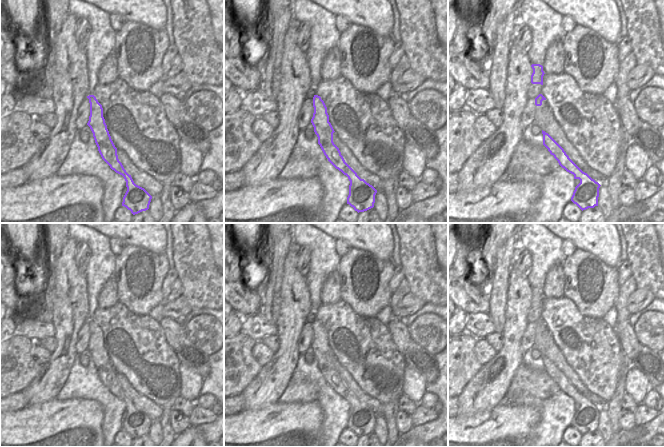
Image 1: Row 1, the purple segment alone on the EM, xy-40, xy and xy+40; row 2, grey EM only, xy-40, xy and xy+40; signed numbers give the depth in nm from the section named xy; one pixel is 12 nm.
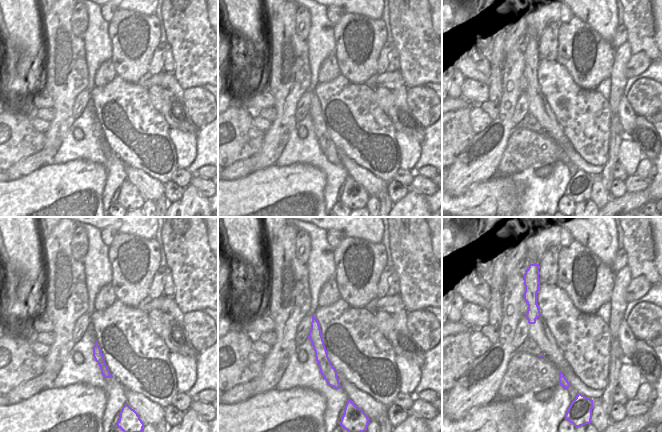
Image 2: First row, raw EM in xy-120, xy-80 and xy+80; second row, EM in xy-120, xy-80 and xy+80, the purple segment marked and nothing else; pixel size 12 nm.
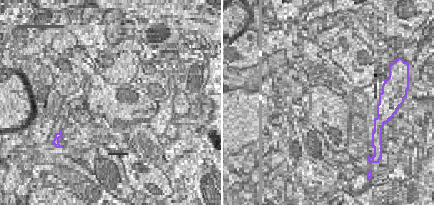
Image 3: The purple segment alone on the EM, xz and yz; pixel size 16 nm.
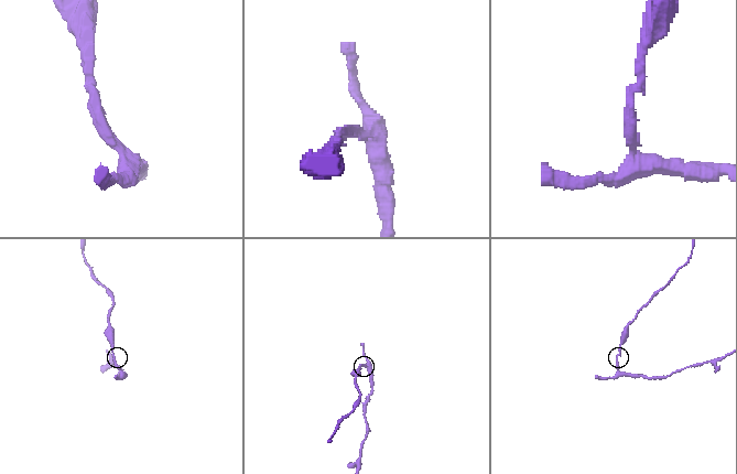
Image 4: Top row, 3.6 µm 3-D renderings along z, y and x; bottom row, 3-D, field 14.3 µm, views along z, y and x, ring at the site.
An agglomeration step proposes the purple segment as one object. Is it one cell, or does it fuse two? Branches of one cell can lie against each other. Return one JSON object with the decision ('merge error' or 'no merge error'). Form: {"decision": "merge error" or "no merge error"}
{"decision": "merge error"}

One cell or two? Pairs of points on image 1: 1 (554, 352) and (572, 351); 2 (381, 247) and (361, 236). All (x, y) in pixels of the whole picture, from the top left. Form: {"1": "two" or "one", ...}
{"1": "two", "2": "one"}

